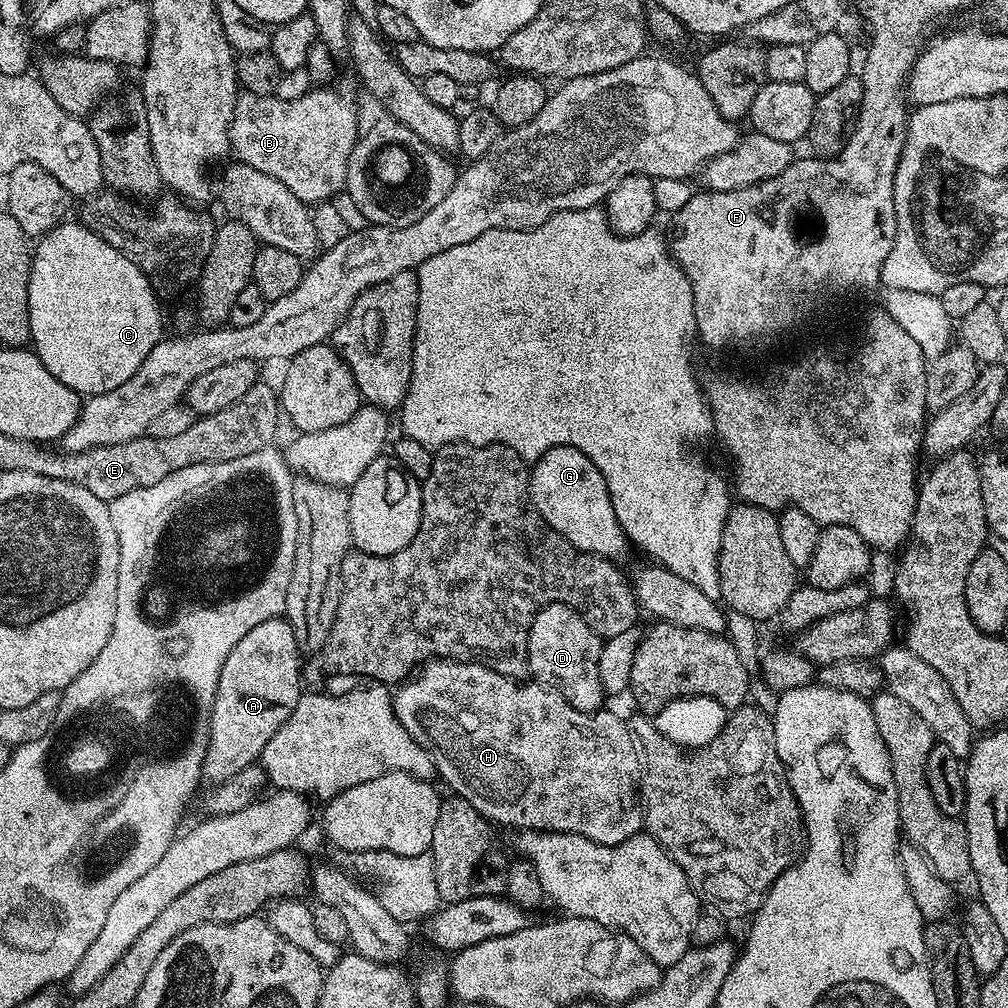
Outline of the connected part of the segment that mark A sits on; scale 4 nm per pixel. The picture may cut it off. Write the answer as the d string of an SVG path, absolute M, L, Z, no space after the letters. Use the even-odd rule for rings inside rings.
M287 618L267 620L254 626L234 650L230 650L230 658L222 666L222 674L218 678L218 690L214 698L214 710L210 718L210 738L204 759L202 776L209 785L220 784L226 778L238 774L238 770L246 770L246 766L257 763L264 752L266 742L278 734L282 722L290 718L294 706L298 706L302 695L302 653L294 638L294 630Z

